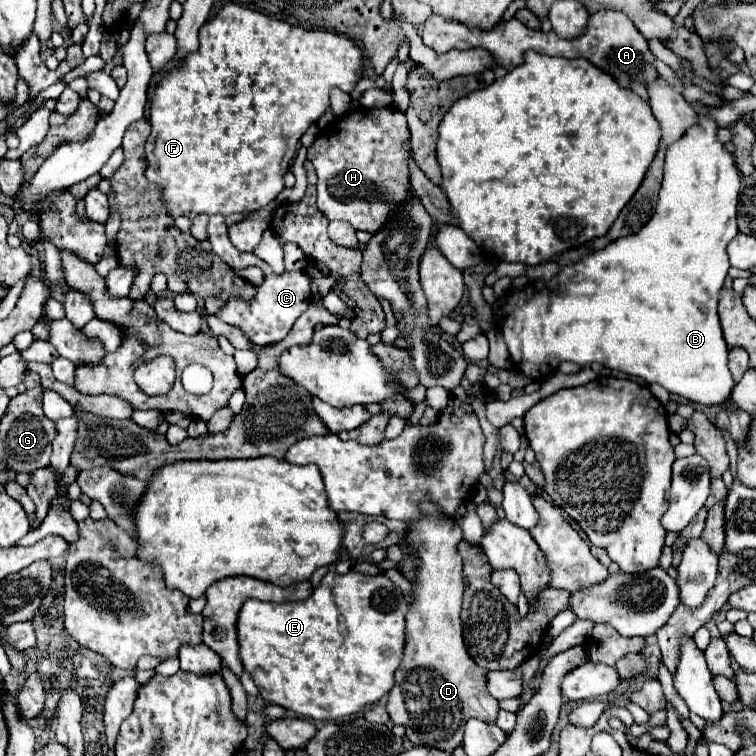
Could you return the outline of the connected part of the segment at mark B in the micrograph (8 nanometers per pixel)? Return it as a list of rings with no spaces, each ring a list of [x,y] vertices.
[[[698,113],[698,119],[700,123],[696,127],[688,129],[680,141],[666,149],[664,181],[654,217],[636,235],[620,237],[604,249],[560,267],[560,273],[550,281],[538,281],[510,293],[510,307],[510,295],[496,299],[492,313],[500,323],[510,361],[526,377],[534,381],[550,377],[562,361],[572,361],[580,367],[602,363],[608,369],[658,383],[666,391],[702,405],[720,405],[730,397],[734,381],[728,371],[728,349],[722,337],[716,303],[730,267],[726,245],[738,233],[736,203],[740,175],[732,155],[716,139],[718,125],[702,113]]]

